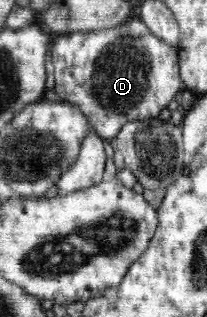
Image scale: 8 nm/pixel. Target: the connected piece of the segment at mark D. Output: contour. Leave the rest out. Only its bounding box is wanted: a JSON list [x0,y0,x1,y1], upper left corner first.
[51,16,184,141]

